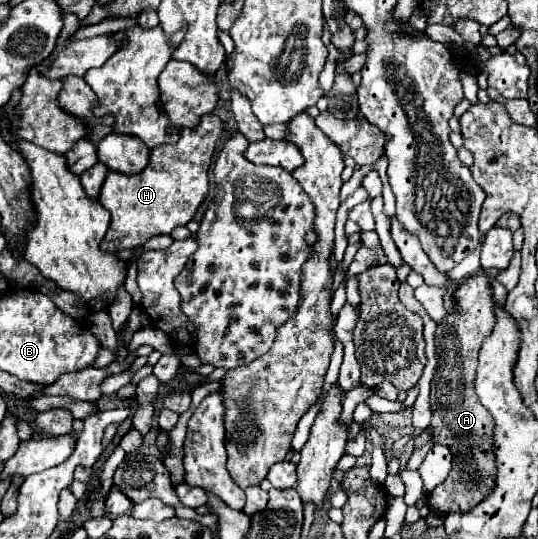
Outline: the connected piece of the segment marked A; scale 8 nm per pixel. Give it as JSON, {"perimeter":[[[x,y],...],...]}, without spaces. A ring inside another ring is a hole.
{"perimeter":[[[470,276],[456,290],[456,314],[446,316],[436,330],[436,356],[438,366],[432,378],[430,404],[432,404],[432,424],[430,430],[424,430],[414,438],[416,448],[426,442],[444,444],[452,450],[456,462],[444,480],[426,496],[426,506],[446,516],[450,512],[468,512],[472,506],[480,504],[482,498],[492,494],[496,486],[496,456],[492,450],[494,422],[488,410],[480,404],[474,392],[476,378],[476,358],[482,346],[482,340],[492,334],[496,316],[492,290],[486,276]]]}

